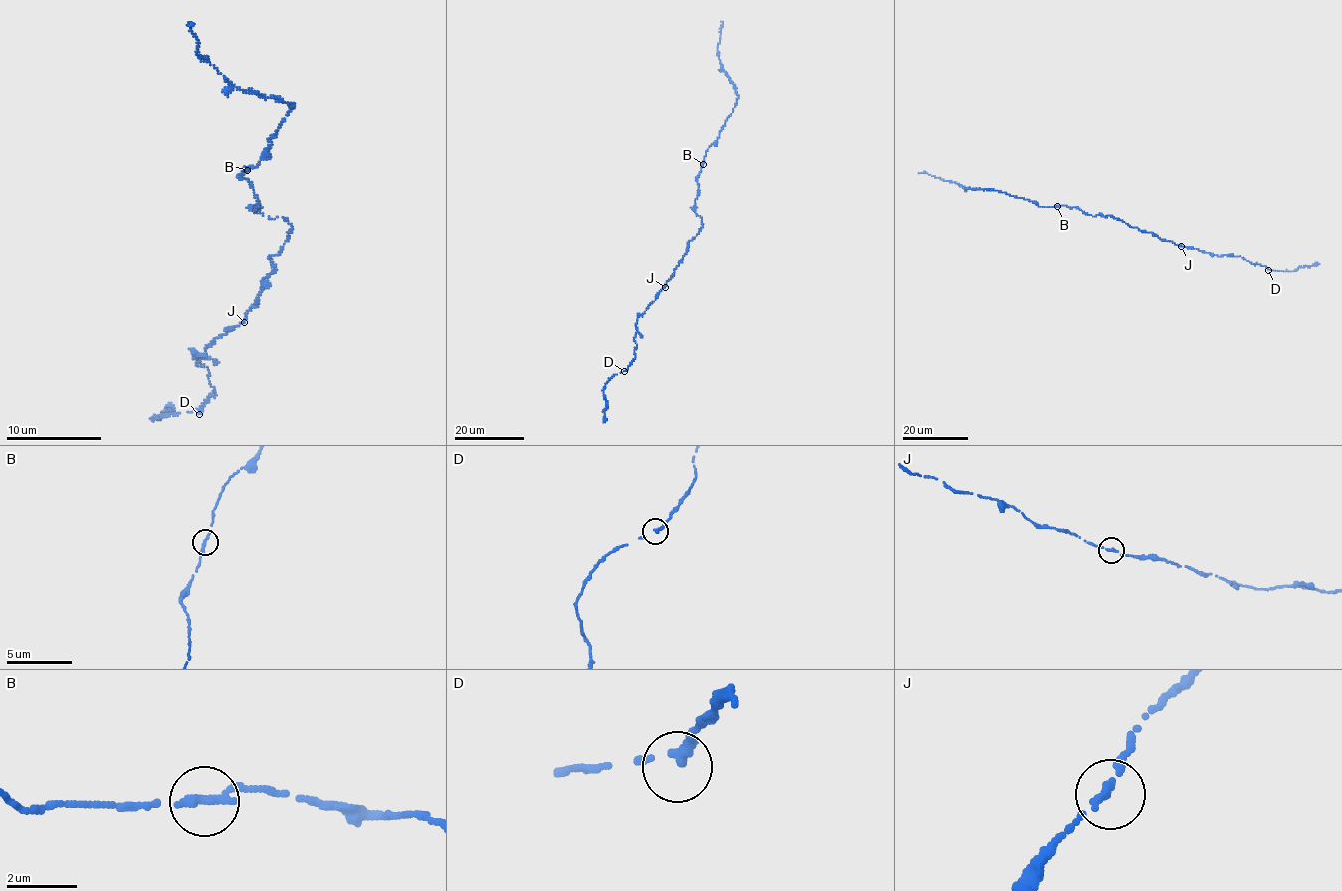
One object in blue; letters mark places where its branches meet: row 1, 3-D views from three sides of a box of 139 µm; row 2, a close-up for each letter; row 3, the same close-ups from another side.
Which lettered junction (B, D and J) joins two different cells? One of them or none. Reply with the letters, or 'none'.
none

